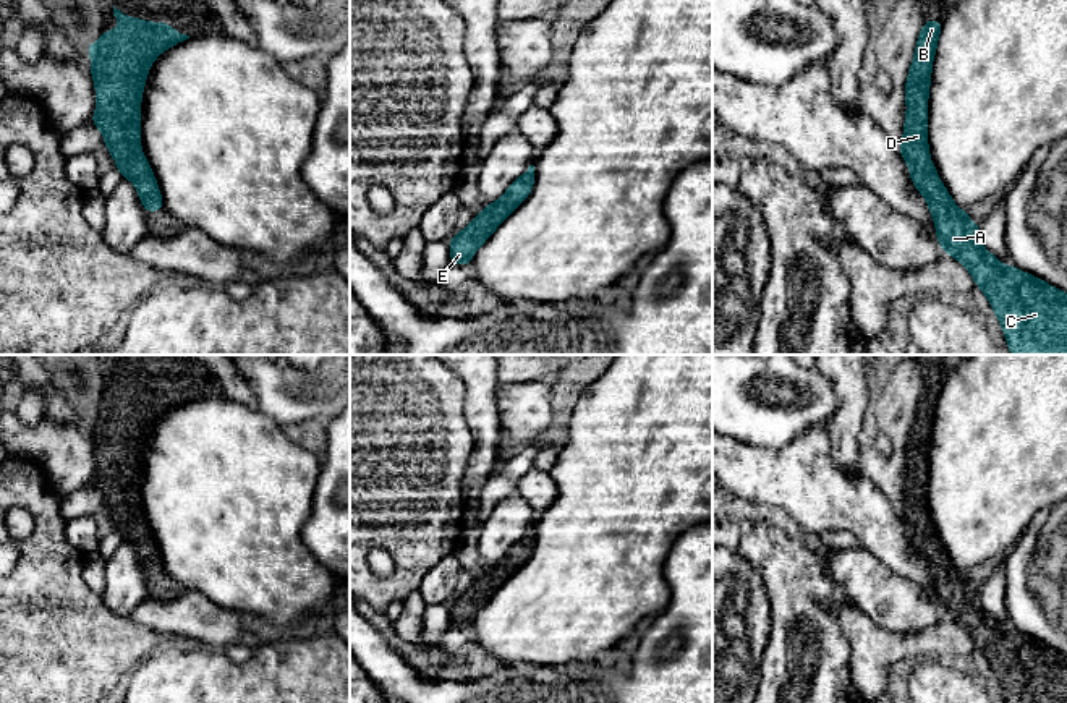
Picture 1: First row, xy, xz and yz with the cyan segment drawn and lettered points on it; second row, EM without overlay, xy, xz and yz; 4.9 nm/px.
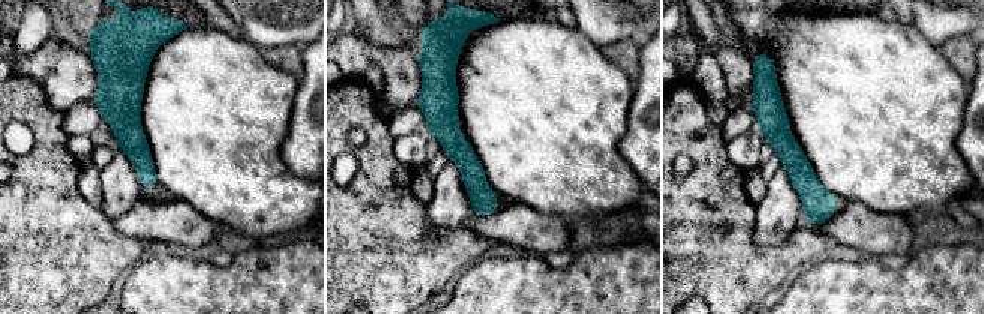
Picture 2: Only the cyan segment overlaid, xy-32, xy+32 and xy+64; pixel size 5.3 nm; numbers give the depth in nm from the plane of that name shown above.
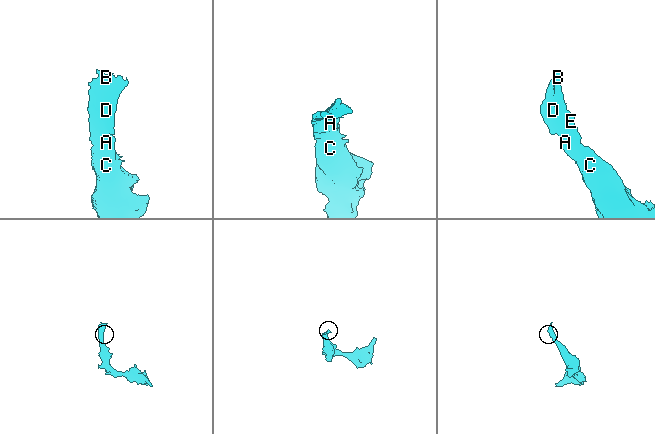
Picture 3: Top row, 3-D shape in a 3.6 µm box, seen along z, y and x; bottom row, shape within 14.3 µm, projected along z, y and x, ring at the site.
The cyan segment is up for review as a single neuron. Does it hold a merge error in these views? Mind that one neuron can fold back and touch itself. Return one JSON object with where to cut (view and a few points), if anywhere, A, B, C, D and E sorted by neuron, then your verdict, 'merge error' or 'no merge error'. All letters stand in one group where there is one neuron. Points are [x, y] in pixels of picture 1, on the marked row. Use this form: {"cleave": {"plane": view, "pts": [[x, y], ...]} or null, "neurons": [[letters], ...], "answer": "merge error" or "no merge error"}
{"cleave": null, "neurons": [["A", "B", "C", "D", "E"]], "answer": "no merge error"}

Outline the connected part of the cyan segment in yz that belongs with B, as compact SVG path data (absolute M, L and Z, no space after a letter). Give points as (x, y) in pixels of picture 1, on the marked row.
M925 19L905 84L907 118L899 146L915 188L933 212L937 243L971 274L1002 326L1012 355L1067 355L1067 293L1002 266L983 248L980 230L950 199L929 159L926 125L931 66L942 19Z

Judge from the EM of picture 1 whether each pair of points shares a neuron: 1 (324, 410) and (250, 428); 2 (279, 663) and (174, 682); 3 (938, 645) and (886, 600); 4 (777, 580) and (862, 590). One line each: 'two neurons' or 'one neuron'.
1: two neurons
2: one neuron
3: two neurons
4: two neurons

